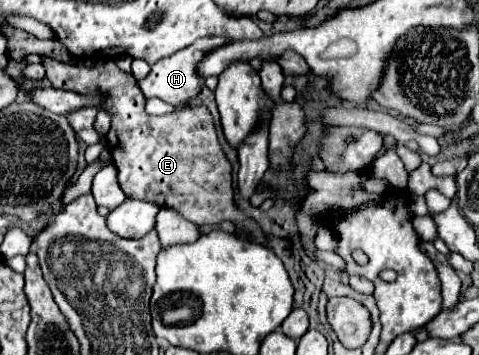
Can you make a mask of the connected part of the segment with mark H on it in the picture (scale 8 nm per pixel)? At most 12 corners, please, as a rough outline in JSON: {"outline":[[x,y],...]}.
{"outline":[[218,35],[160,59],[138,81],[146,97],[188,105],[202,91],[198,63],[232,39]]}

